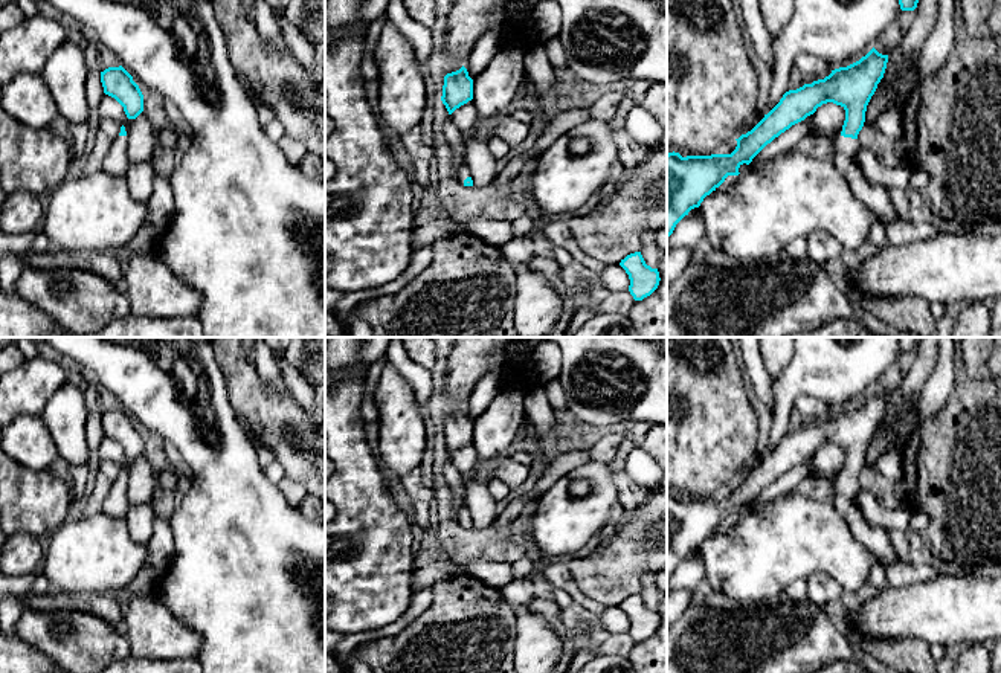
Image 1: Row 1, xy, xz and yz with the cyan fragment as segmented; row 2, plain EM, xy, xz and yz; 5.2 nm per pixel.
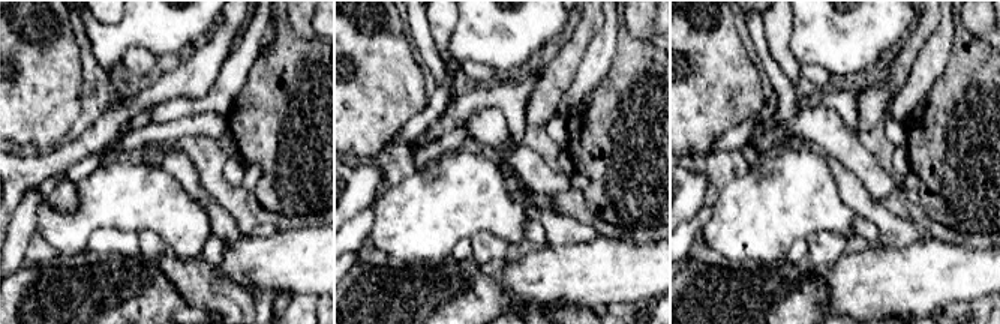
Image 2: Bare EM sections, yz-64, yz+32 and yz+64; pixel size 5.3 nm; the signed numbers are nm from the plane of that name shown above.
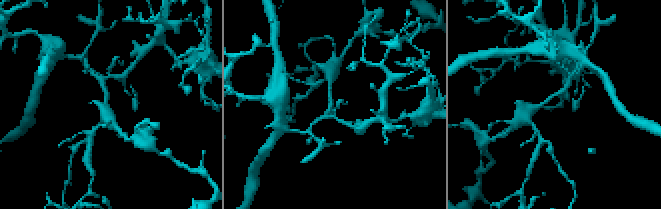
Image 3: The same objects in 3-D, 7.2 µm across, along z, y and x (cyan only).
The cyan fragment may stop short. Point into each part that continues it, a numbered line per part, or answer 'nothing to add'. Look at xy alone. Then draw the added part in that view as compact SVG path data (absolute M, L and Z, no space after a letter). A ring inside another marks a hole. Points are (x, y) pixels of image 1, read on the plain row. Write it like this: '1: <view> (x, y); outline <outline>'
1: xy (116, 504); outline M117 478L113 481L110 493L102 505L102 513L125 517L128 513L128 481L127 478Z

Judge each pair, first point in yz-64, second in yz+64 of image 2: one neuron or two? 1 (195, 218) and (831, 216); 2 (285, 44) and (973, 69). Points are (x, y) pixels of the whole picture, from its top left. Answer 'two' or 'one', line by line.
1: one
2: one

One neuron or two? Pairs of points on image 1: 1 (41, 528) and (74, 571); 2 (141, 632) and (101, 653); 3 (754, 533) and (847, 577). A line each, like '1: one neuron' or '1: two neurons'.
1: two neurons
2: two neurons
3: one neuron

